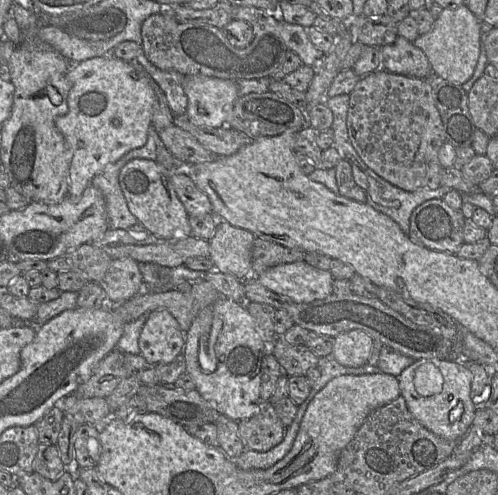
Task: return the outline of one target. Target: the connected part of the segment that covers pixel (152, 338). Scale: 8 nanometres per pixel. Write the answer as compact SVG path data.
M165 309L147 314L141 330L138 345L140 355L153 365L172 362L182 355L185 345L183 332L174 316Z

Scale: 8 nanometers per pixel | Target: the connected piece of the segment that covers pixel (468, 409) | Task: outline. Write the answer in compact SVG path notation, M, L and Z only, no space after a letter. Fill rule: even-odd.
M424 358L415 360L398 376L400 395L412 416L434 434L458 441L473 424L478 407L471 396L473 375L461 361Z

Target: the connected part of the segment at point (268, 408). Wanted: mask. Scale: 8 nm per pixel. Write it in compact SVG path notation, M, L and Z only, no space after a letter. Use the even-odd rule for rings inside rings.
M268 400L259 404L258 411L250 418L243 419L238 422L238 433L241 437L246 449L266 452L279 444L285 435L286 429L277 416L274 405Z

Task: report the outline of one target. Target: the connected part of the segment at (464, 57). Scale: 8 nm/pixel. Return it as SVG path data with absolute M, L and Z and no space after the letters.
M461 5L456 9L443 9L431 29L419 35L413 44L426 54L436 79L462 85L474 73L480 56L482 36L481 21L465 5Z

